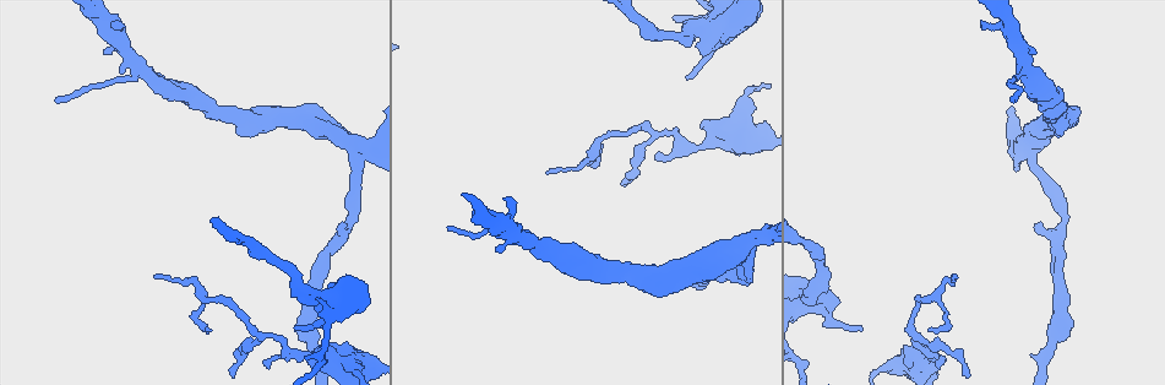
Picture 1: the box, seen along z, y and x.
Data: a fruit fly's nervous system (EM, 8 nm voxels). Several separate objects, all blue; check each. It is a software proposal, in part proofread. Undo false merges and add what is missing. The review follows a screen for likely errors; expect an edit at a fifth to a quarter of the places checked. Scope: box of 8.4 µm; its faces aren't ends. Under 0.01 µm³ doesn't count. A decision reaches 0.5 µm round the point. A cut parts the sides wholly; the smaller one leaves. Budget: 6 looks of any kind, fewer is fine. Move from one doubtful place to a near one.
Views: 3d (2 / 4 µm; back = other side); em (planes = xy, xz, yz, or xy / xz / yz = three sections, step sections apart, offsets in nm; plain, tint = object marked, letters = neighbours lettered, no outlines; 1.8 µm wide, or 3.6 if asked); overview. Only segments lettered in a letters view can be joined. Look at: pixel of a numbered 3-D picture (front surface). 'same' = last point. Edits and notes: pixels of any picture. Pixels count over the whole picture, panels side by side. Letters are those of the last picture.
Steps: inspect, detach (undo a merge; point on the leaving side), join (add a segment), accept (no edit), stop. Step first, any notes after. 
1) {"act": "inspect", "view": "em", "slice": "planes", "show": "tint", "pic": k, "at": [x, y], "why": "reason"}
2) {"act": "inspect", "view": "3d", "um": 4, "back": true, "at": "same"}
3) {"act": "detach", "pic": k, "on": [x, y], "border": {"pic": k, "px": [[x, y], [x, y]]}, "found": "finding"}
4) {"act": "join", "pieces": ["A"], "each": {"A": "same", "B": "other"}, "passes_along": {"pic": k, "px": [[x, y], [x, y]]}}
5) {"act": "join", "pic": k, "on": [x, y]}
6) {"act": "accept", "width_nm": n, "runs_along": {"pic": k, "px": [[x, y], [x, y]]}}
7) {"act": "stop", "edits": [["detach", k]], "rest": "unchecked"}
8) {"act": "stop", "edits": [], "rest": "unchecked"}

{"act": "inspect", "view": "3d", "um": 2, "pic": 1, "at": [56, 102], "why": "an open end"}

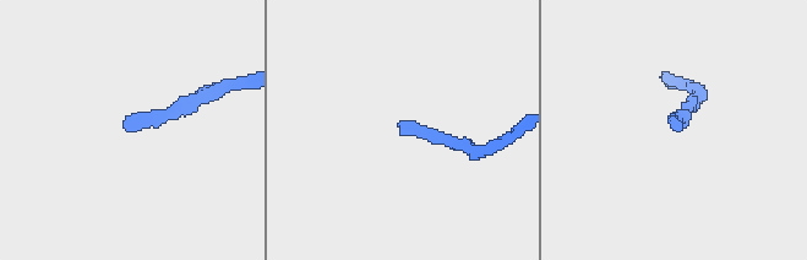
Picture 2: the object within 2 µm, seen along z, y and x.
{"act": "inspect", "view": "em", "slice": "xy", "step": 8, "show": "letters", "pic": 2, "at": [402, 130], "why": "shape alone is not enough"}

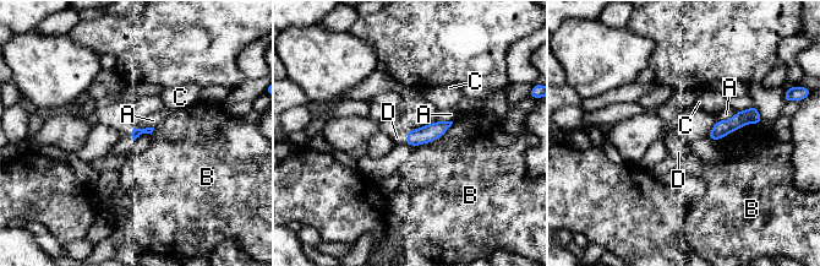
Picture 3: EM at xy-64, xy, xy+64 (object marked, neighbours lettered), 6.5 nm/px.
{"act": "inspect", "view": "em", "slice": "planes", "show": "letters", "at": "same", "why": "another direction"}

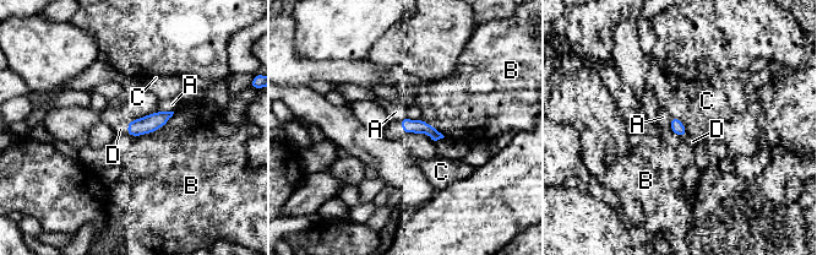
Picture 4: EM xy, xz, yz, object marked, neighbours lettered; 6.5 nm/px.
{"act": "join", "pieces": ["A"], "width_nm": 90, "each": {"A": "same", "B": "other", "C": "other", "D": "other"}, "found": "it goes on there"}

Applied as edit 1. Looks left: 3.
{"act": "inspect", "view": "3d", "um": 4, "pic": 1, "at": [1034, 225], "why": "an open end"}

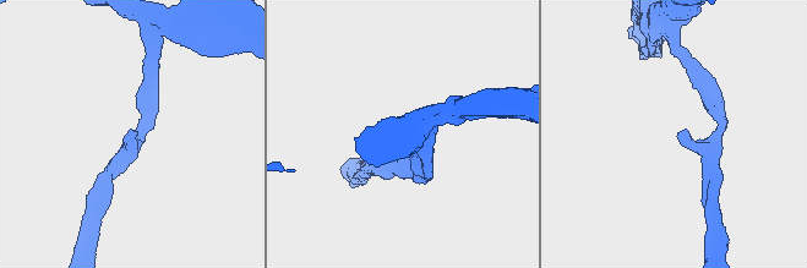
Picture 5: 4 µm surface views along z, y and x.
{"act": "inspect", "view": "em", "slice": "planes", "show": "letters", "pic": 5, "at": [676, 136], "arm_widths_nm": [180, 260]}

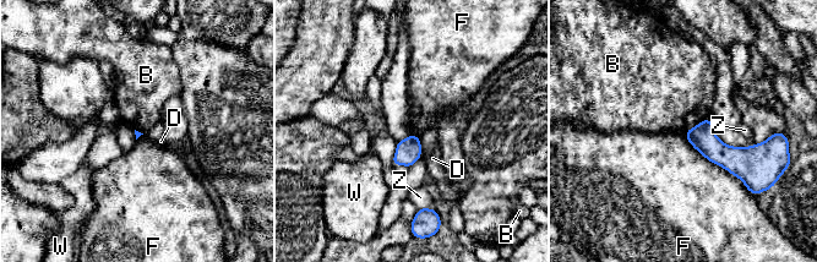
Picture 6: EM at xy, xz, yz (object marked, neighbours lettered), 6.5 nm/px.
{"act": "accept", "each": {"B": "other", "D": "other", "F": "other", "W": "other", "Z": "other"}, "border": {"pic": 6, "px": [[685, 135], [749, 192]]}, "found": "none of them fits"}

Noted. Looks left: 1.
{"act": "inspect", "view": "em", "slice": "xz", "step": 4, "show": "letters", "pic": 1, "at": [703, 53], "why": "branch stops here"}

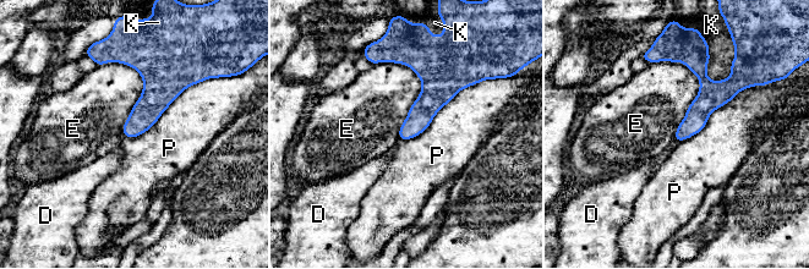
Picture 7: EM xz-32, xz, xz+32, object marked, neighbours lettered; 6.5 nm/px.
{"act": "accept", "each": {"D": "other", "E": "other", "K": "other", "P": "other"}, "runs_along": {"pic": 7, "px": [[685, 59], [705, 82], [705, 104], [678, 137]]}, "found": "no lettered segment goes on from it"}

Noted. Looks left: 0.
{"act": "stop", "edits": [["join", 4]], "rest": "unchecked"}

